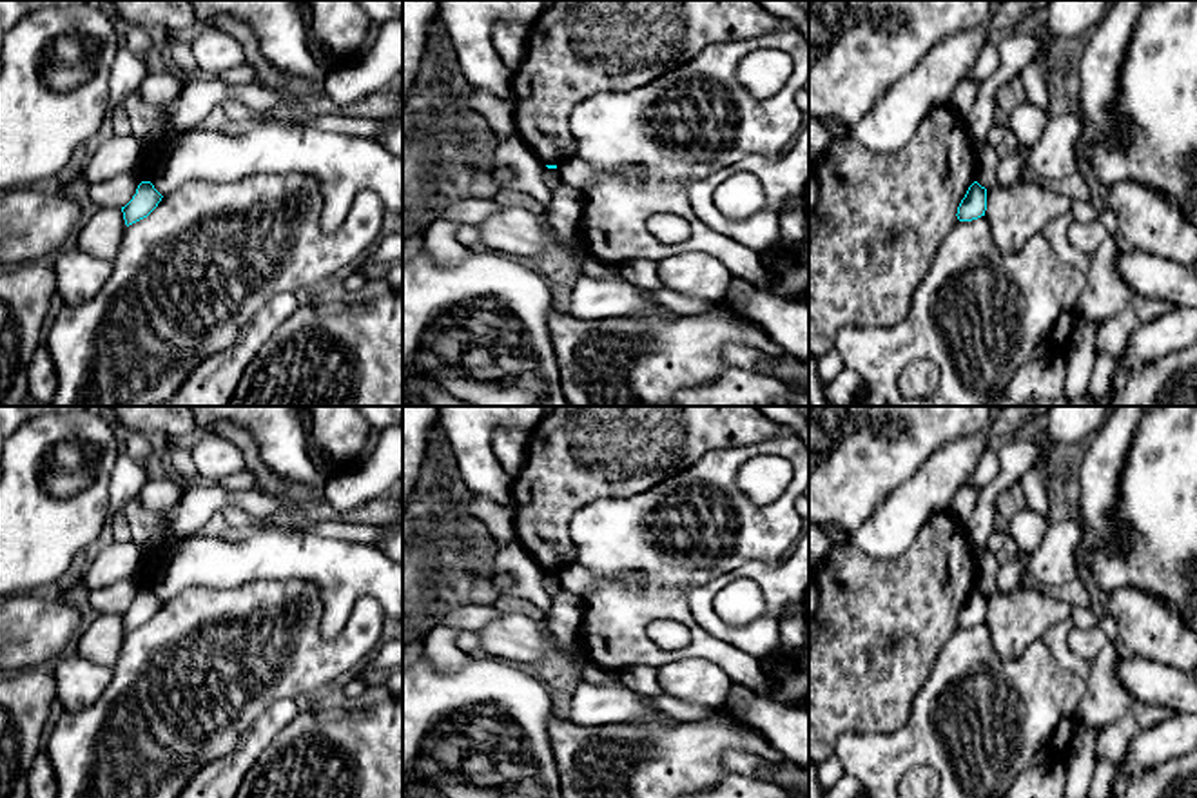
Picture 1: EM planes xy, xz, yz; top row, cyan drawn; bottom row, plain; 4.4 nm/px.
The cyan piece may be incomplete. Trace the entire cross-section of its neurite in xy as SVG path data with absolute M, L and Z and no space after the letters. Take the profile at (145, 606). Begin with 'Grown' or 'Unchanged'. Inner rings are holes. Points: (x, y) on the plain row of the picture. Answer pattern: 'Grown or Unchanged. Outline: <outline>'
Unchanged. Outline: M141 588L136 595L132 606L122 613L125 631L132 631L147 624L161 608L161 600L154 595L151 588Z

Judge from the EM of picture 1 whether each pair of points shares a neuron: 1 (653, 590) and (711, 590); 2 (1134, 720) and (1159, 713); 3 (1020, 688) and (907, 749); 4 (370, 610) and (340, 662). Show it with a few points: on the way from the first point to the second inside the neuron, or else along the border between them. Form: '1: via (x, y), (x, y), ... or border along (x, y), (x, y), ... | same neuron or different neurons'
1: border along (726, 572), (690, 590), (688, 608), (702, 630) | different neurons
2: via (1139, 717), (1154, 713) | same neuron
3: via (991, 693), (960, 717), (933, 717), (929, 720) | same neuron
4: via (365, 622), (349, 650) | same neuron

